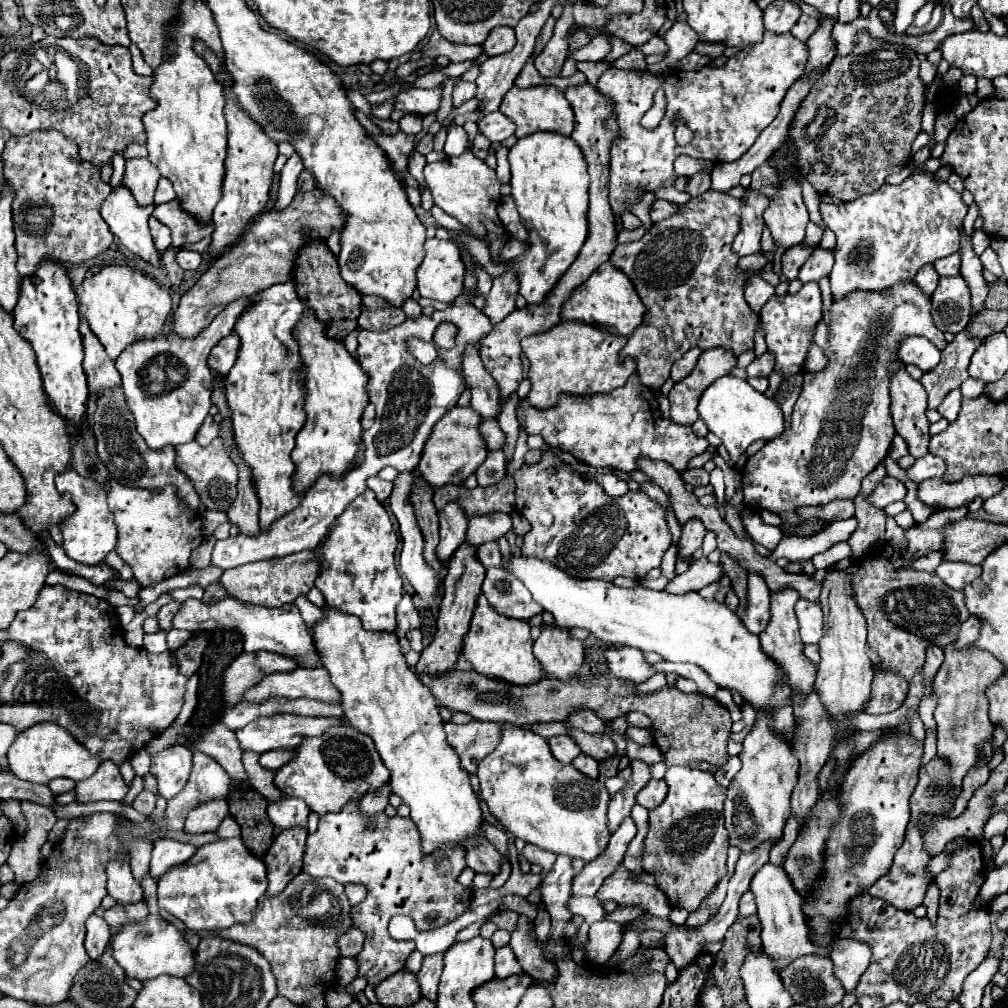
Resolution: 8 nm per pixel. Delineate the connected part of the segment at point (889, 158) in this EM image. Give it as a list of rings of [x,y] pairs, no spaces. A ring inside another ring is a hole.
[[[860,33],[854,51],[846,57],[838,57],[814,85],[796,111],[788,137],[792,151],[796,151],[800,175],[804,175],[820,195],[830,195],[840,201],[854,201],[860,195],[876,191],[890,173],[908,165],[910,145],[920,133],[924,105],[924,87],[918,77],[918,67],[920,61],[910,47],[884,43]]]

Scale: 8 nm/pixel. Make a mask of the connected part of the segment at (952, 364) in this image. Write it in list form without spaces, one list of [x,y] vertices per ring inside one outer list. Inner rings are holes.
[[[958,333],[952,343],[942,351],[940,365],[926,371],[920,379],[928,393],[928,409],[938,409],[948,391],[958,389],[968,379],[968,363],[972,353],[978,349],[980,339],[972,339],[966,333]]]

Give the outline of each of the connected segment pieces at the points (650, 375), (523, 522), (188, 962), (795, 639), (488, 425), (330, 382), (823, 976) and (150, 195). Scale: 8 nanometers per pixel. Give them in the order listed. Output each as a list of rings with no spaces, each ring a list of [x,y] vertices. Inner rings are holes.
[[[706,191],[690,203],[680,205],[680,211],[670,219],[654,223],[652,229],[640,241],[620,243],[612,251],[610,261],[630,277],[646,307],[642,323],[628,337],[628,343],[624,345],[620,357],[636,359],[640,381],[648,389],[660,391],[662,383],[670,377],[672,363],[678,361],[692,347],[700,347],[702,351],[724,347],[736,357],[754,347],[758,315],[744,301],[744,283],[748,279],[748,273],[742,273],[736,267],[738,255],[732,251],[732,239],[740,231],[740,219],[740,199],[732,195],[718,195],[716,191]]]
[[[517,511],[512,512],[510,516],[512,518],[514,532],[517,535],[524,536],[531,529],[530,523]]]
[[[148,915],[142,923],[128,923],[124,929],[114,937],[114,959],[126,971],[128,977],[148,981],[158,975],[172,975],[172,977],[186,977],[194,971],[194,949],[186,941],[186,937],[166,919],[160,915]]]
[[[784,589],[784,591],[772,595],[772,609],[770,609],[772,619],[760,635],[762,651],[768,653],[774,659],[774,663],[778,663],[778,667],[782,667],[780,669],[784,673],[782,681],[792,691],[792,697],[794,695],[804,695],[804,691],[812,691],[814,681],[816,681],[816,665],[804,655],[804,643],[798,635],[798,619],[796,619],[796,613],[794,613],[794,605],[796,605],[798,599],[800,599],[798,593],[792,591],[792,589]]]
[[[482,419],[484,421],[484,441],[488,445],[488,451],[504,451],[506,449],[506,433],[500,429],[500,425],[494,419]]]
[[[304,311],[300,323],[294,329],[294,339],[298,341],[302,357],[306,423],[296,435],[292,461],[296,463],[296,491],[306,491],[316,481],[316,477],[324,473],[342,475],[362,461],[364,447],[360,441],[360,417],[368,405],[368,395],[366,375],[356,357],[348,353],[342,341],[328,339],[324,335],[324,327],[320,327],[320,319],[316,319],[312,311]]]
[[[802,955],[778,971],[784,989],[806,1007],[832,1007],[842,1001],[844,989],[832,973],[832,961],[820,955]]]
[[[148,159],[126,161],[126,173],[122,185],[134,195],[136,203],[148,207],[154,203],[154,191],[158,187],[160,173]]]

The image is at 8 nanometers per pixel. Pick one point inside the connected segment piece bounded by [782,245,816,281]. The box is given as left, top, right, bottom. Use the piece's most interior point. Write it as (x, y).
(792, 260)

